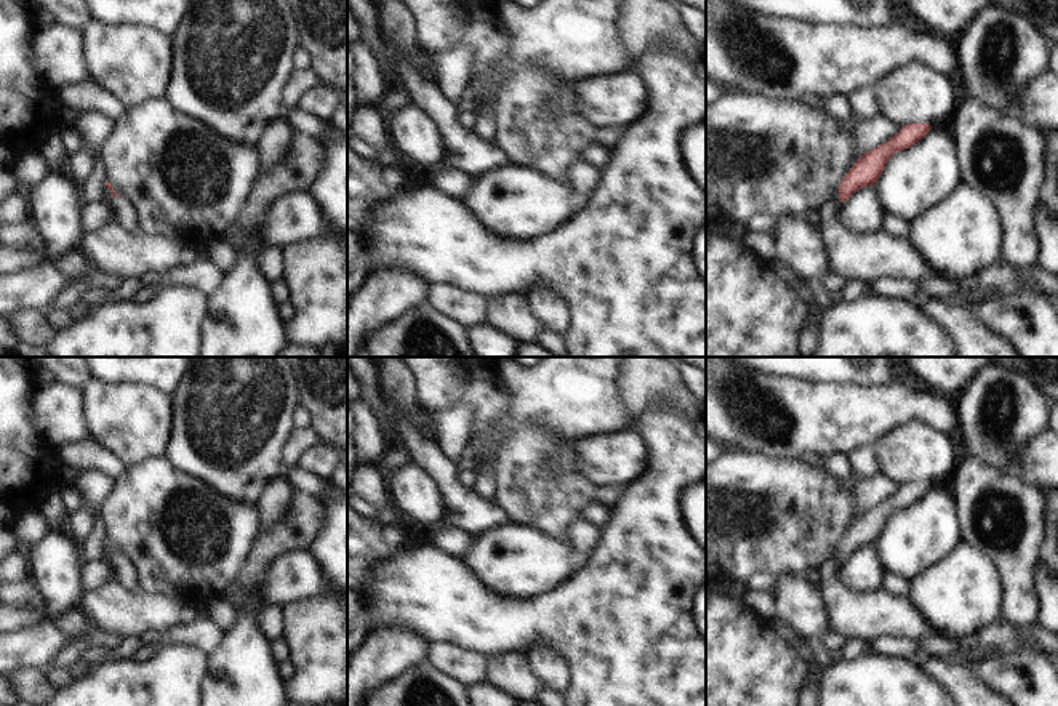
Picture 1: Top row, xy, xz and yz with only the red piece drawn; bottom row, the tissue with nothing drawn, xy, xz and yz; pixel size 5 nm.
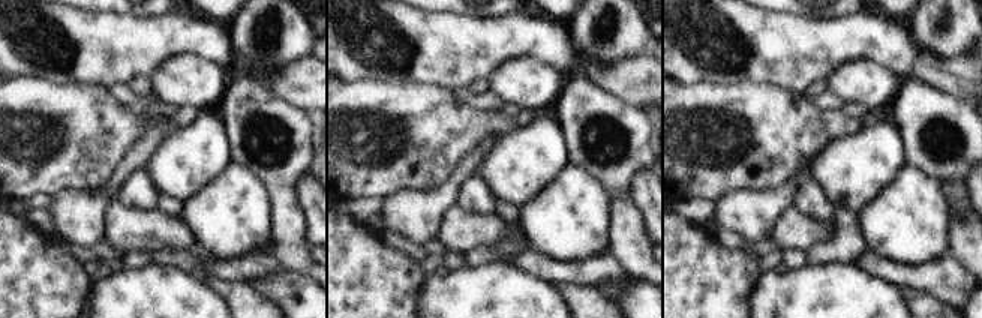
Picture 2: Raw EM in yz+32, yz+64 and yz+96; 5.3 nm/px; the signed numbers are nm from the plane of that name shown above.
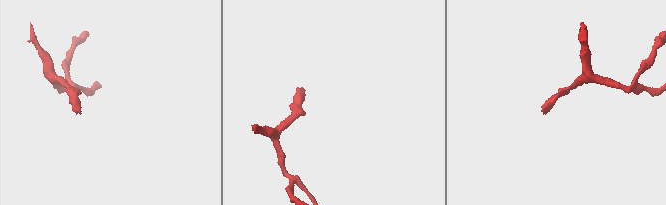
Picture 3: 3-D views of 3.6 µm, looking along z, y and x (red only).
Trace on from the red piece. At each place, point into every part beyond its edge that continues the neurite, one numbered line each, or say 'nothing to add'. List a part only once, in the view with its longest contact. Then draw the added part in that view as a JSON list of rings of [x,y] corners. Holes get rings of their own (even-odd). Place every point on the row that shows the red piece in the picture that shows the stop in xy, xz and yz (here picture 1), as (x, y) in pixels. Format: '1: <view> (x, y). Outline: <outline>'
1: xy (127, 218). Outline: [[[114,195],[109,200],[115,216],[117,216],[117,224],[126,231],[128,234],[141,234],[139,224],[138,224],[138,215],[133,208],[133,205],[125,199]]]

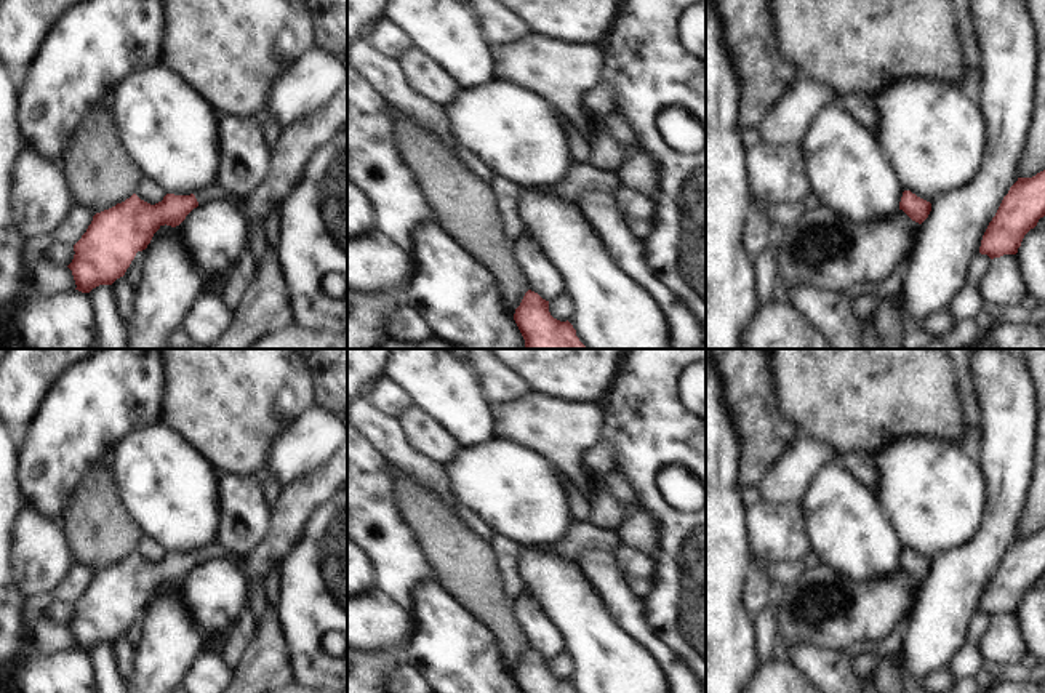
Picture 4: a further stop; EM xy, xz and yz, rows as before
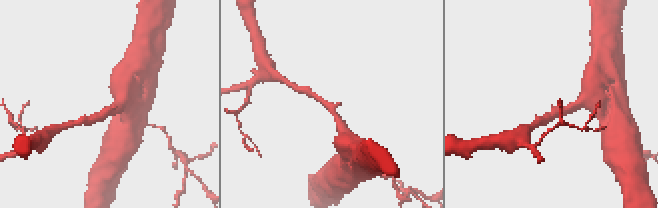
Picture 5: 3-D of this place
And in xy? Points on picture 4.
1: xy (256, 240). Outline: [[[213,182],[205,190],[195,194],[198,205],[226,200],[238,206],[240,213],[246,221],[246,248],[253,251],[254,264],[259,261],[262,250],[266,248],[266,237],[262,234],[262,227],[258,221],[254,221],[248,211],[246,200],[234,198],[227,190],[224,190],[219,184]]]

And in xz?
nothing to add.

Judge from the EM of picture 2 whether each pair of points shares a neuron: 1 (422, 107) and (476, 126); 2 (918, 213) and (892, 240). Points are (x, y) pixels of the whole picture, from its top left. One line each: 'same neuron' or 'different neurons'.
1: same neuron
2: same neuron

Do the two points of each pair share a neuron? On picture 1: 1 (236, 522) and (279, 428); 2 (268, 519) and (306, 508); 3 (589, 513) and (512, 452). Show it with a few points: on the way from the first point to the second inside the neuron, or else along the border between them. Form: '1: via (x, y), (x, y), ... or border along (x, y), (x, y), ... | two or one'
1: border along (212, 487), (234, 500), (255, 505) | two
2: border along (295, 492), (287, 513), (261, 530) | two
3: border along (594, 500), (583, 511), (583, 519) | two

